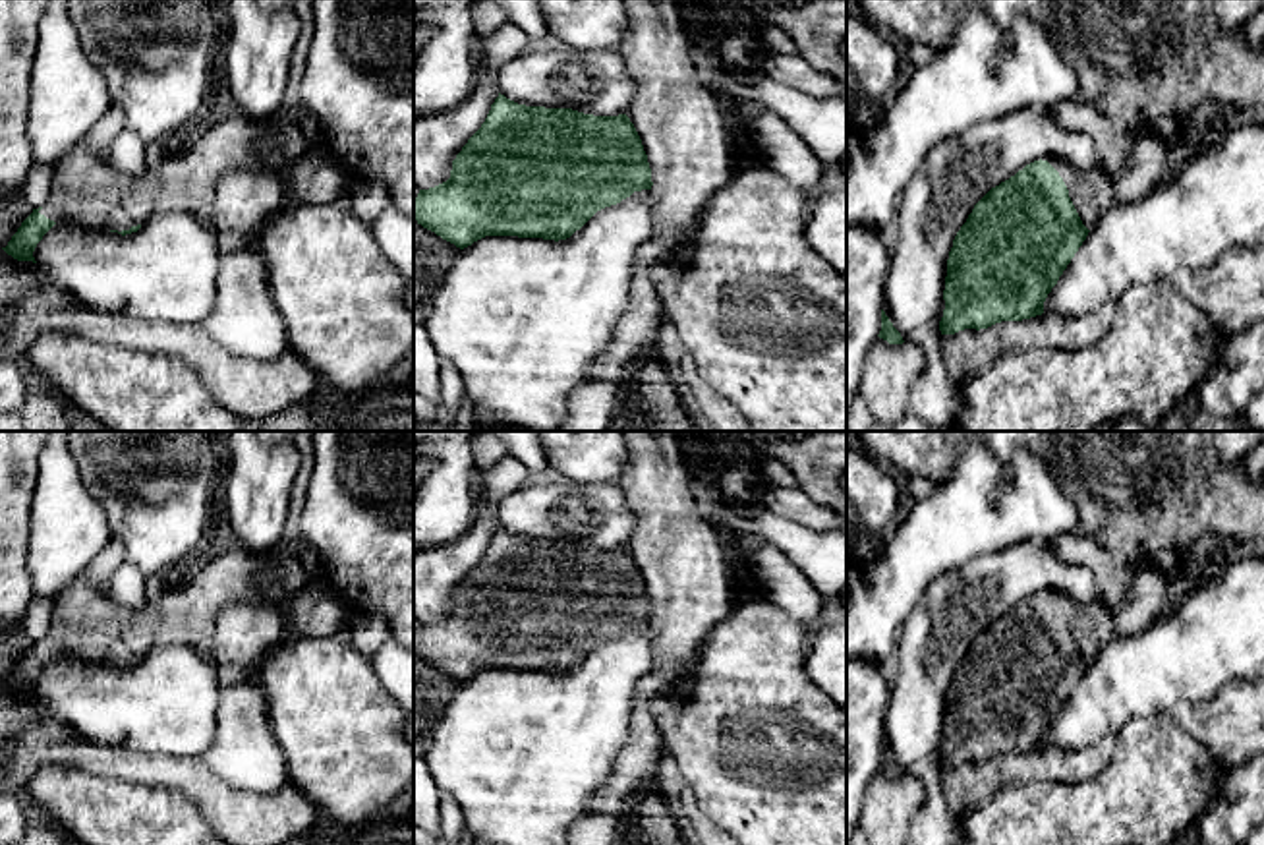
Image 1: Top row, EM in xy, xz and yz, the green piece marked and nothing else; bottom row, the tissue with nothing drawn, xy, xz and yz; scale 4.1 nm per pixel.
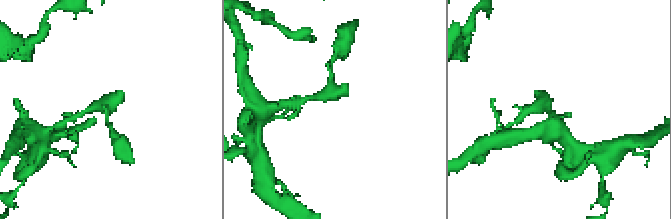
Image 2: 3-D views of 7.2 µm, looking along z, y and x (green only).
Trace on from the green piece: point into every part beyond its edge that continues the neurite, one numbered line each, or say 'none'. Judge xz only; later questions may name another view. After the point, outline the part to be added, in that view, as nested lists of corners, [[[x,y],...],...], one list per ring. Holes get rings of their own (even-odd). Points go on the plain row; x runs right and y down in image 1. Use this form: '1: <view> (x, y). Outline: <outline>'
none

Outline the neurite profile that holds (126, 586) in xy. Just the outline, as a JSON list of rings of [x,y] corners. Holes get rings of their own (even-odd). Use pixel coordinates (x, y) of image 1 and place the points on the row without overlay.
[[[131,563],[118,567],[101,592],[126,609],[147,605],[145,574]]]

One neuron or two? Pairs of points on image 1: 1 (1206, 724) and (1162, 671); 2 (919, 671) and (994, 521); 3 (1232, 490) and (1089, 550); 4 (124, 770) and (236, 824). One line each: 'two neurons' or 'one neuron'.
1: two neurons
2: two neurons
3: two neurons
4: one neuron

